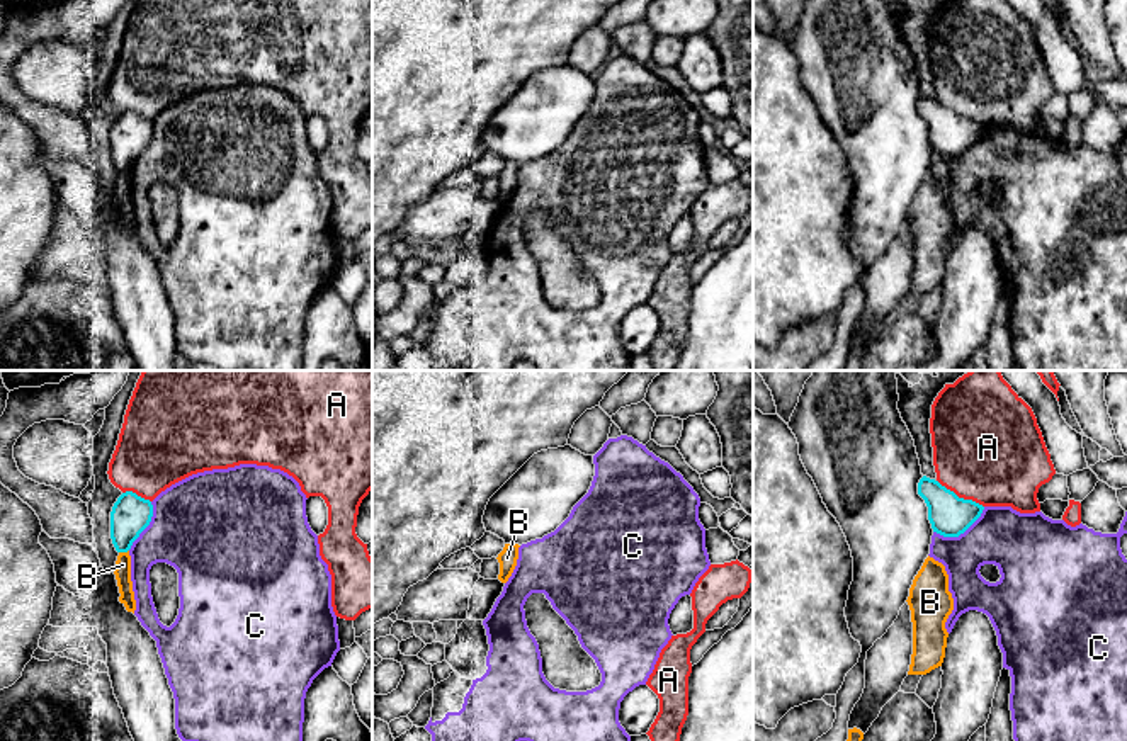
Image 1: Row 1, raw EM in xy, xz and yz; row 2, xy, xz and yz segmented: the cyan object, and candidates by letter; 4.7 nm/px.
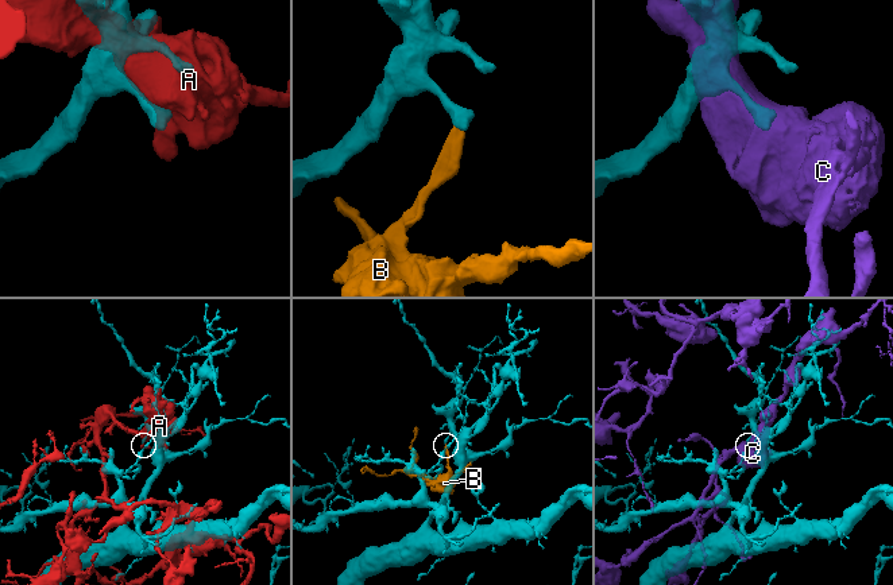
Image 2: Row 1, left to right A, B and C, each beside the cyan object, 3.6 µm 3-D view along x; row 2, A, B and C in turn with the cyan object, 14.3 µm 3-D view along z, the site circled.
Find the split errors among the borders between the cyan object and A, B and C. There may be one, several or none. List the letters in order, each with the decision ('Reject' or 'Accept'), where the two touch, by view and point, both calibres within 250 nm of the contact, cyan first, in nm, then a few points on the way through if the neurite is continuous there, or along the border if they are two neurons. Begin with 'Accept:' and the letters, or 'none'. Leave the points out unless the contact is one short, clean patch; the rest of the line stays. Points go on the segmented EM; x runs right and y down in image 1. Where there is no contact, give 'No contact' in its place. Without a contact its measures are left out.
Accept: none
A: Reject. Touches cyan at yz (961, 498). Thickness 190 nm (cyan) against 480 nm
B: Reject. Touches cyan at xy (123, 551). Thickness 190 nm (cyan) against 80 nm. Boundary: xy (128, 549), (119, 553)
C: Reject. Touches cyan at yz (961, 532). Thickness 190 nm (cyan) against 280 nm

